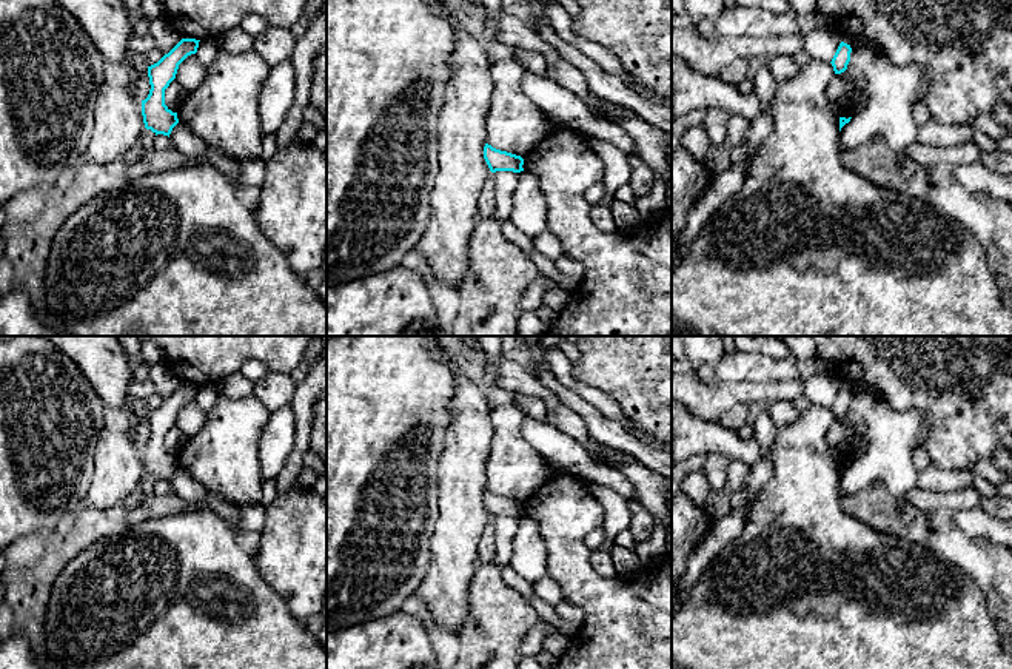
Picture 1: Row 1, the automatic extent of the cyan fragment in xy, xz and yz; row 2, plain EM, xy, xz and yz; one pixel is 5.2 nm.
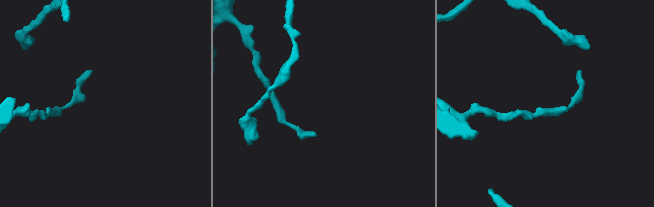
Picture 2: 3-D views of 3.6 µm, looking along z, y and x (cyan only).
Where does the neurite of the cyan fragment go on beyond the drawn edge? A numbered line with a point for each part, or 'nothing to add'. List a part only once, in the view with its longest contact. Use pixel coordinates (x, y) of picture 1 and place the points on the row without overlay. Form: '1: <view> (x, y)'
nothing to add

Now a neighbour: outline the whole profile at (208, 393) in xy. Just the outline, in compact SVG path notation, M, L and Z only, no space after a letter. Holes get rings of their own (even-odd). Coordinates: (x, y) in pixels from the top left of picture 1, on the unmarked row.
M205 384L199 387L197 404L202 410L209 410L219 399L220 393L216 384Z

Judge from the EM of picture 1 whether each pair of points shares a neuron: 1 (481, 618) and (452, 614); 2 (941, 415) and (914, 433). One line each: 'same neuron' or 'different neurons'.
1: different neurons
2: different neurons

